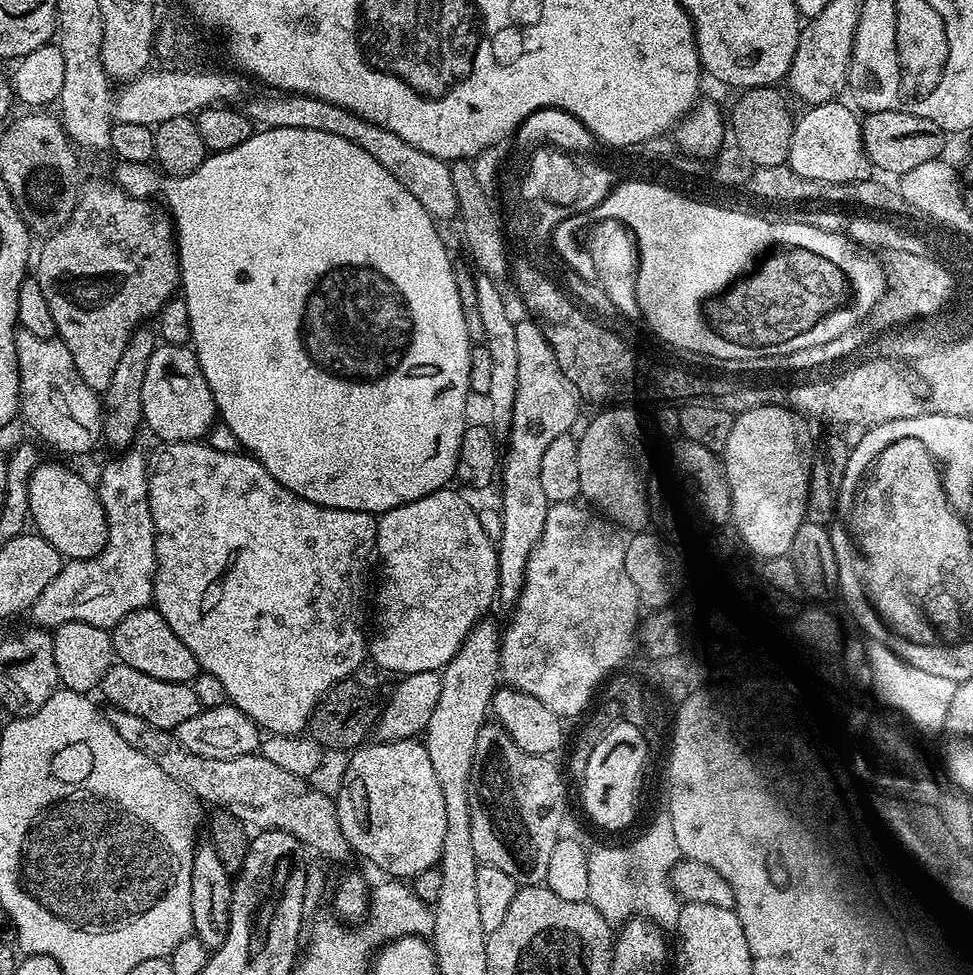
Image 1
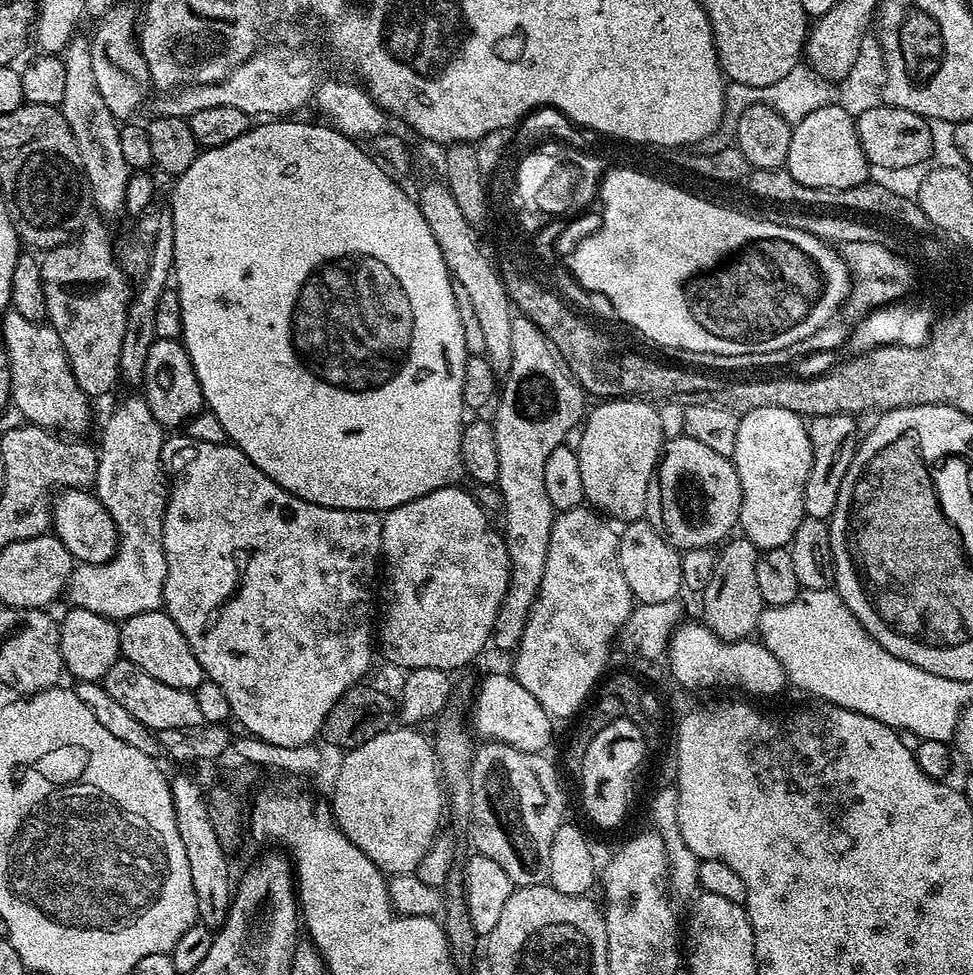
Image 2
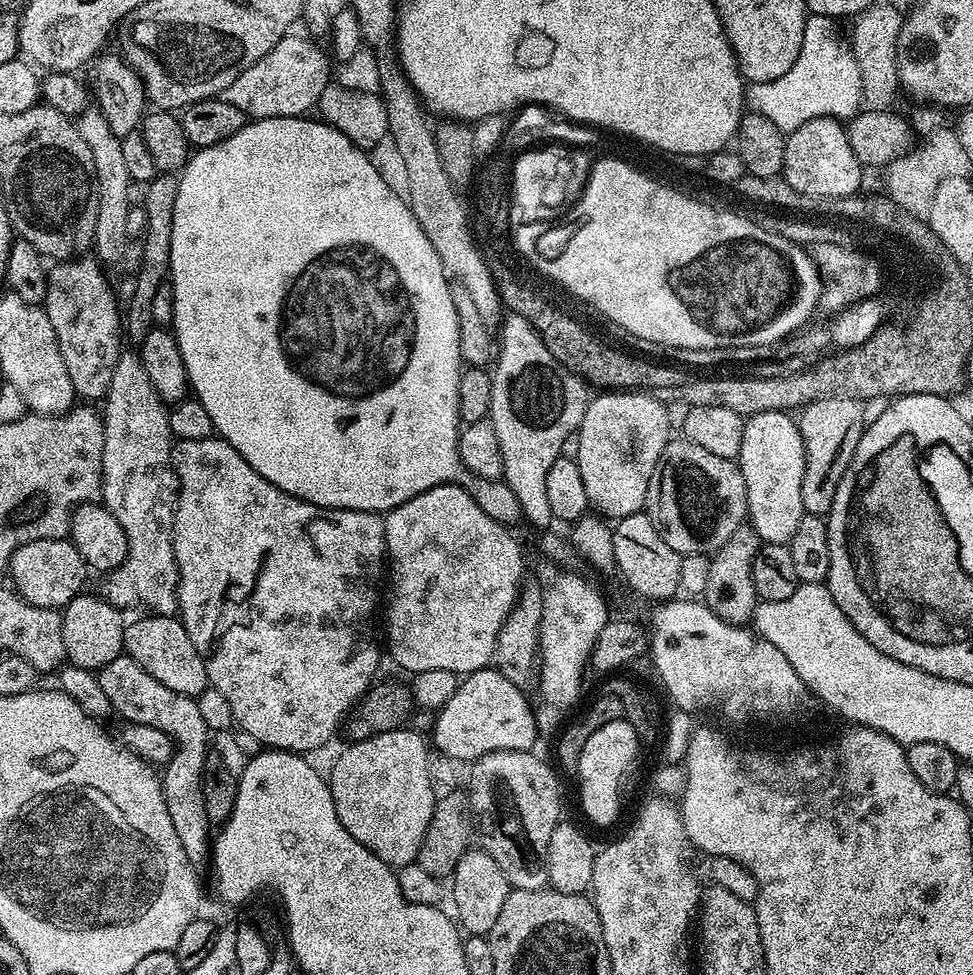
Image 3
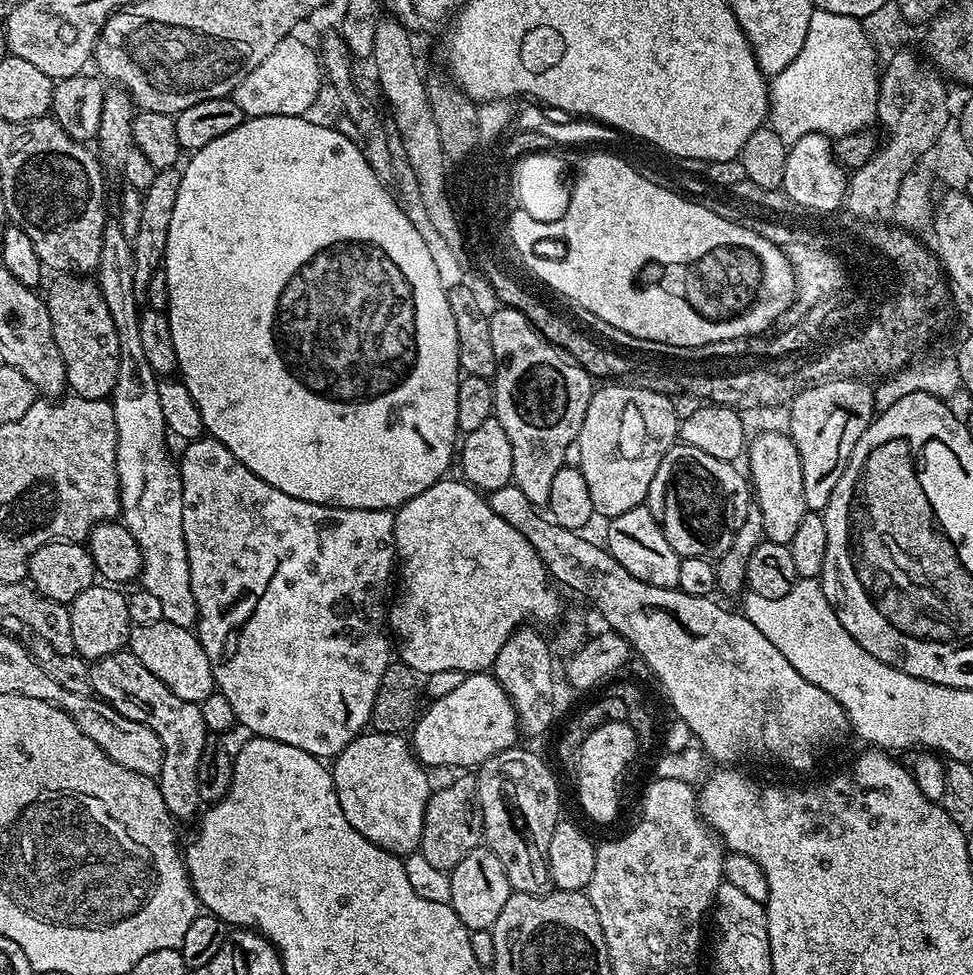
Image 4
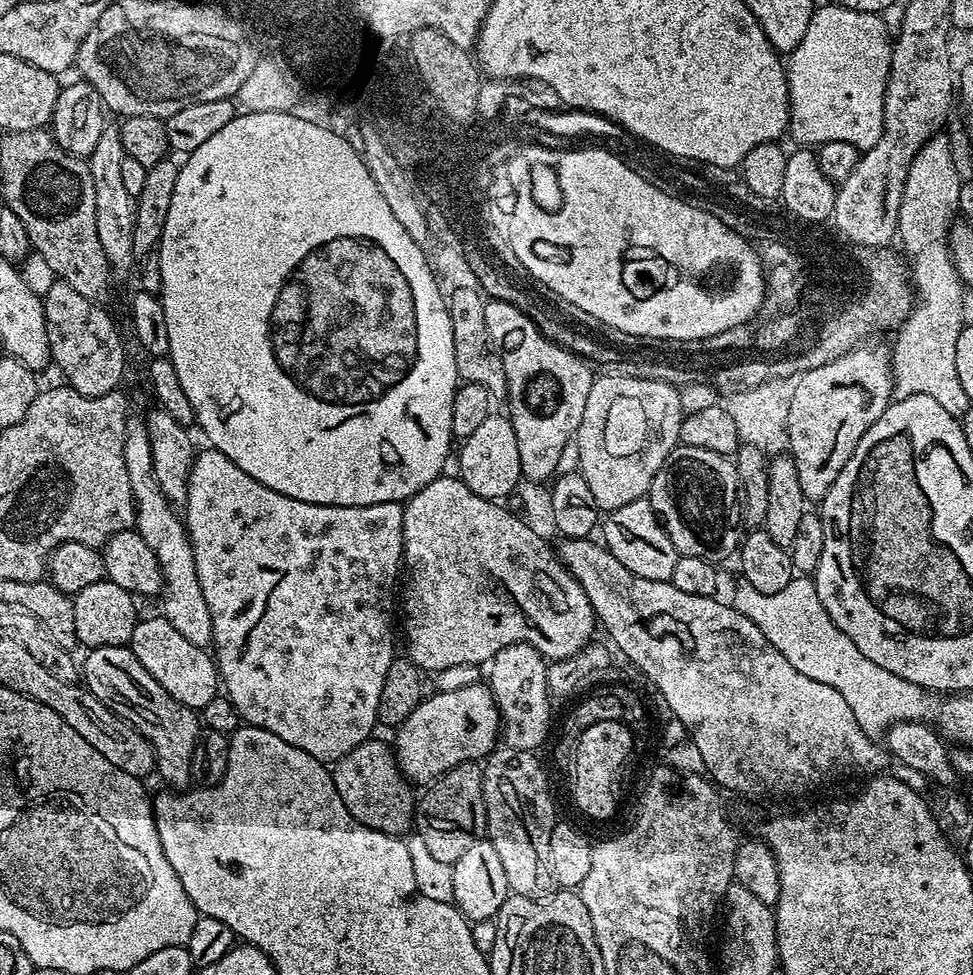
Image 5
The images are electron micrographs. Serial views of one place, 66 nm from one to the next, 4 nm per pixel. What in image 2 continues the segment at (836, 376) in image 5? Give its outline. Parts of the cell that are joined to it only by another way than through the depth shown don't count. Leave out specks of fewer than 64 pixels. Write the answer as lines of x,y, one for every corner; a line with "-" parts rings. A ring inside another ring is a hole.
839,412
829,416
817,416
808,424
808,437
812,443
812,465
804,487
804,515
828,520
838,506
838,490
842,490
842,478
850,470
850,462
858,447
856,420

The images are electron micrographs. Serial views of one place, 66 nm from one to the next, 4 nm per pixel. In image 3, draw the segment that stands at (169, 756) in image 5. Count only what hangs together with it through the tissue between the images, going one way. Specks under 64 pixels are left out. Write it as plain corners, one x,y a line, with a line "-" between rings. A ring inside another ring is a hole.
127,654
114,658
114,662
99,669
98,679
102,686
102,694
106,694
113,713
121,712
125,716
123,719
133,724
154,726
178,745
180,773
177,774
176,780
164,778
160,781
166,802
166,814
170,814
174,834
178,834
178,842
182,842
182,850
186,850
186,858
190,858
193,866
207,865
212,851
214,828
208,818
200,783
204,773
204,763
210,755
208,748
210,733
206,722
202,722
195,699
170,690
170,686
162,686
158,678
150,678
150,674
146,674
146,670
142,670
142,666
138,666
138,662
134,662
134,658
130,658

